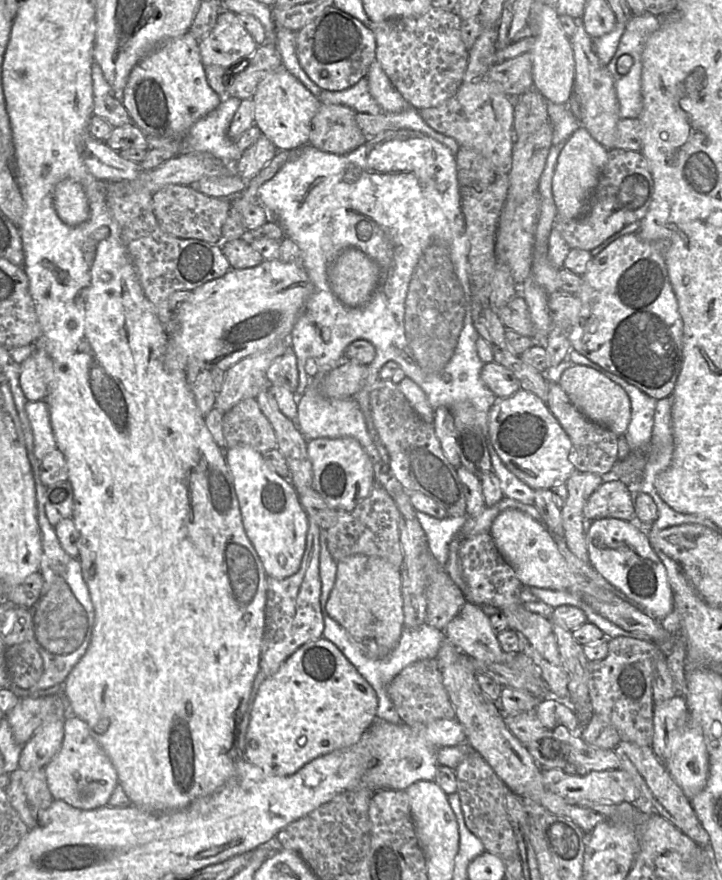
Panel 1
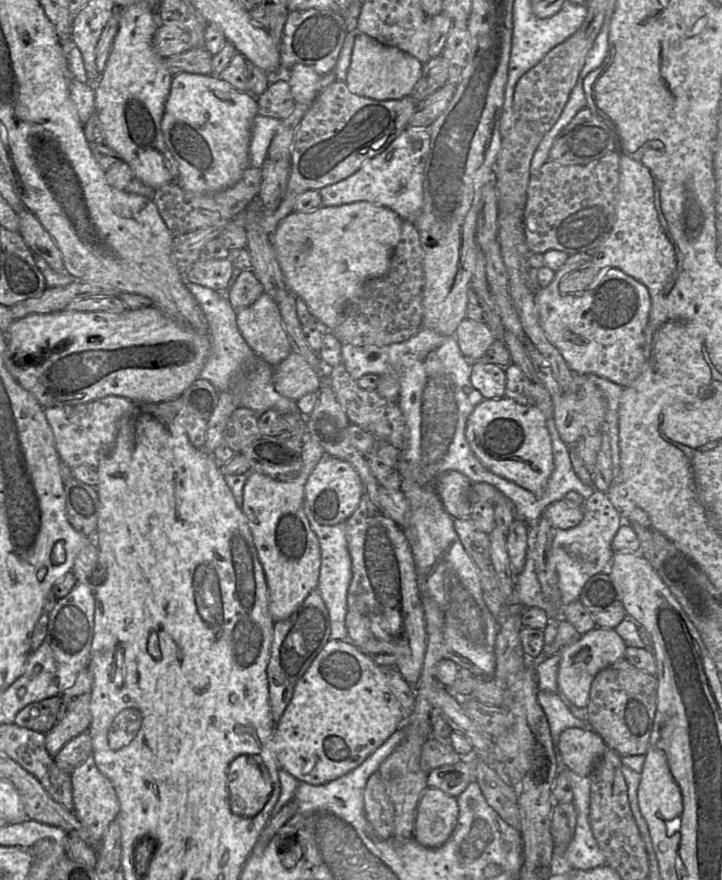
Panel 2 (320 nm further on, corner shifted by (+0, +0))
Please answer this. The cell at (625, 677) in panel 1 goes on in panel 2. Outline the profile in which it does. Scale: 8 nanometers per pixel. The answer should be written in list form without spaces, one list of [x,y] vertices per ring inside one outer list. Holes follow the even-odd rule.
[[[623,658],[596,674],[585,709],[590,729],[602,737],[607,747],[621,757],[644,755],[649,746],[657,709],[657,678]]]

